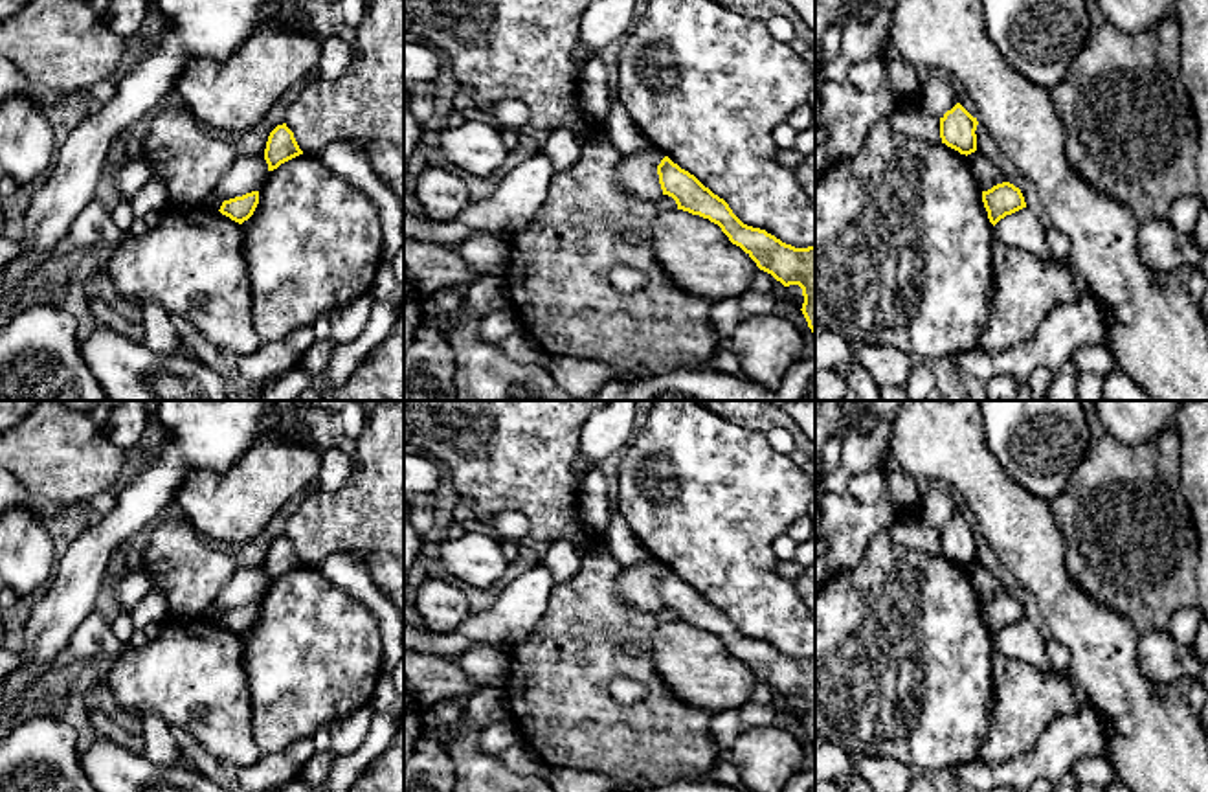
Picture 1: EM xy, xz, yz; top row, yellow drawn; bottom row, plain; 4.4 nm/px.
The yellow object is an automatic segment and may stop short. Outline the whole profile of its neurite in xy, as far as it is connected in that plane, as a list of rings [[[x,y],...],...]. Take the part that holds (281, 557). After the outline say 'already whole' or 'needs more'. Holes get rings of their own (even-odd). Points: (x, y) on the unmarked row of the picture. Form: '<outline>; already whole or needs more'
[[[286,535],[277,537],[266,553],[264,571],[268,575],[268,583],[277,581],[281,575],[303,566],[299,560],[294,544],[286,538]]]; already whole

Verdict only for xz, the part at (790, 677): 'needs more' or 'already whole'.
already whole

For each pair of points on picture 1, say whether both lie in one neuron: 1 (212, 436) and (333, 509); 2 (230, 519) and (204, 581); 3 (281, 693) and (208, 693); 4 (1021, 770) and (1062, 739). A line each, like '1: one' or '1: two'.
1: two
2: two
3: two
4: one

